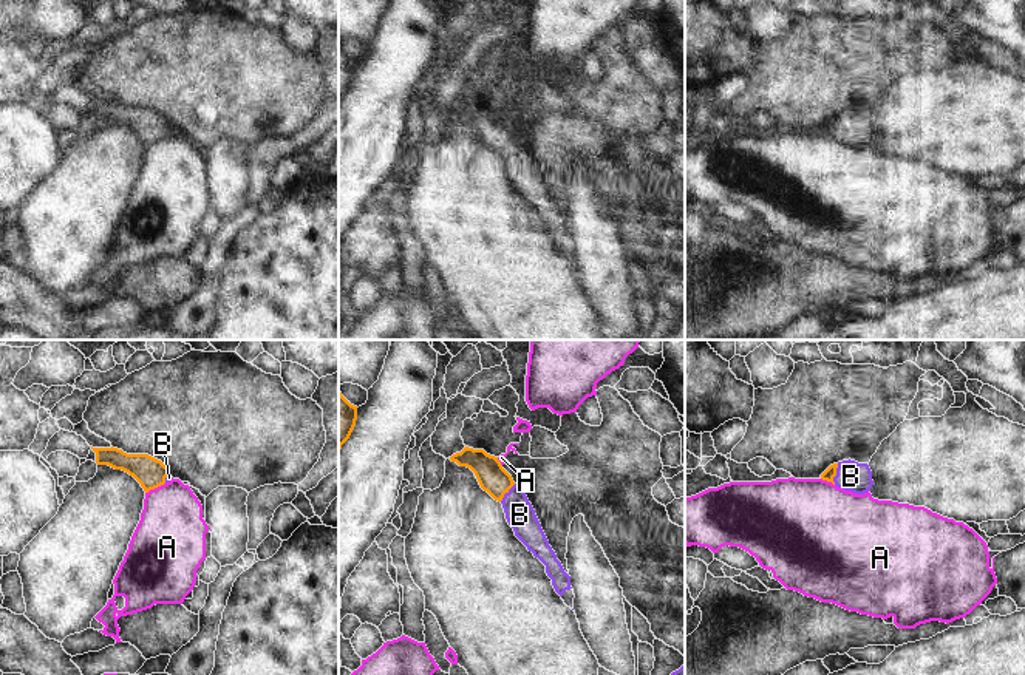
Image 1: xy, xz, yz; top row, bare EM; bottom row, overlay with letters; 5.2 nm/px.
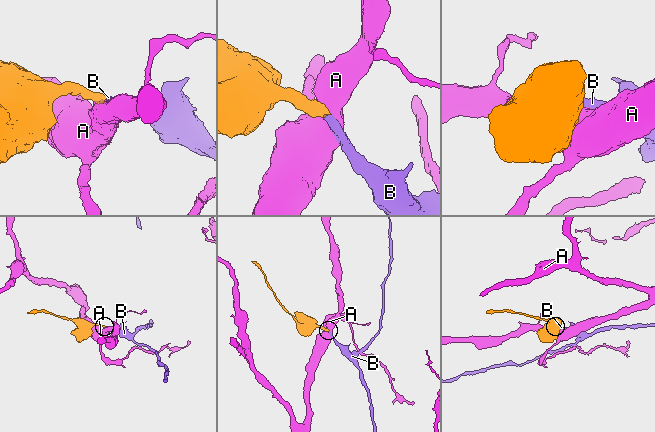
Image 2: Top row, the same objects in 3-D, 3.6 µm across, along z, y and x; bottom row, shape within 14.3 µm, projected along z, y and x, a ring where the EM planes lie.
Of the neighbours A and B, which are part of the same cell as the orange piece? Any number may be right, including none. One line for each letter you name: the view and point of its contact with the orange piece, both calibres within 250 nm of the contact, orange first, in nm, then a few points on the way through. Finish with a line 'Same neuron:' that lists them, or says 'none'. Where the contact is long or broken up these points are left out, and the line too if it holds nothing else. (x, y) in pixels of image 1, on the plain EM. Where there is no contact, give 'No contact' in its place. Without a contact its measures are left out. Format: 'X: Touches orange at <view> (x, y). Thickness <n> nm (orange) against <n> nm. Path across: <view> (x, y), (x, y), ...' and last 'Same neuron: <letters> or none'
B: Touches orange at yz (835, 128). Thickness 60 nm (orange) against 160 nm. Path across: yz (830, 125), (835, 128), (851, 130)
Same neuron: B.

